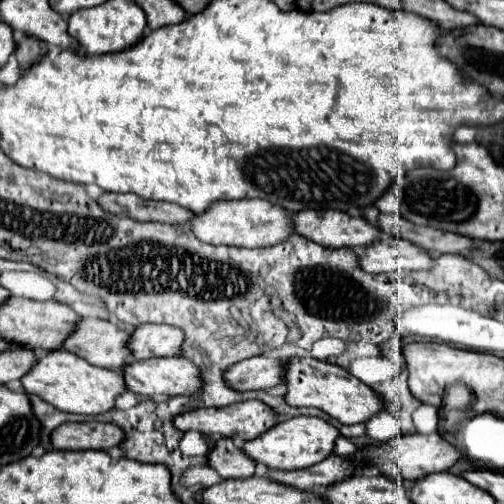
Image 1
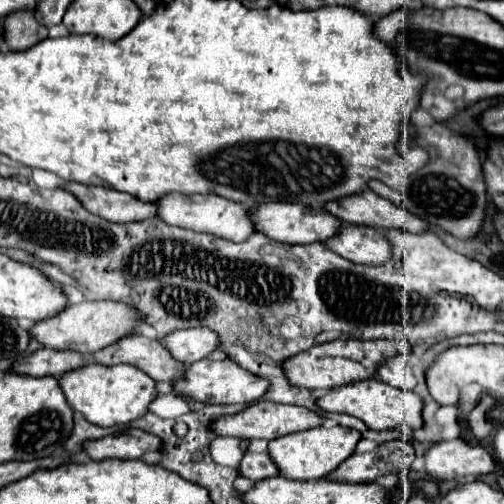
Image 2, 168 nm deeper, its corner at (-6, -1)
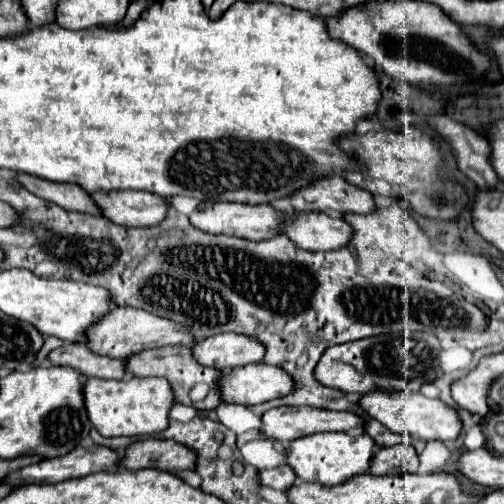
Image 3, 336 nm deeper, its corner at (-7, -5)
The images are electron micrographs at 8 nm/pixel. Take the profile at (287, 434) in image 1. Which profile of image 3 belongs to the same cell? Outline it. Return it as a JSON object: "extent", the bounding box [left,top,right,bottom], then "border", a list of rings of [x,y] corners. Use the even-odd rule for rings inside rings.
{"extent":[286,433,374,485],"border":[[[316,433],[306,435],[290,443],[286,461],[302,481],[318,481],[322,485],[340,485],[356,475],[364,475],[370,469],[374,457],[374,439],[366,433]]]}

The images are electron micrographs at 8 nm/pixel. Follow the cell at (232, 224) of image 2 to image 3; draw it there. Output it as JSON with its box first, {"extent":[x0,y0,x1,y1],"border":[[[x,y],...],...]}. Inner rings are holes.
{"extent":[90,191,168,227],"border":[[[100,191],[90,197],[100,207],[102,217],[126,227],[154,227],[168,211],[166,201],[148,191]]]}

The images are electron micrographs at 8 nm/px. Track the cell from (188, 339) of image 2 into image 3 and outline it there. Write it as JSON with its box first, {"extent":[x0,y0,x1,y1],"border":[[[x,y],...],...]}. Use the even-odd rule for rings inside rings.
{"extent":[192,333,266,371],"border":[[[220,333],[198,341],[192,351],[202,365],[228,371],[250,363],[260,363],[264,359],[266,347],[256,337],[242,333]]]}

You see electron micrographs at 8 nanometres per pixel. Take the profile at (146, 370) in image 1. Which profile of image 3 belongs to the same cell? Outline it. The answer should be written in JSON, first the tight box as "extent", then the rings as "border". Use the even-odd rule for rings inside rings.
{"extent":[220,363,296,405],"border":[[[252,363],[224,373],[220,379],[220,389],[224,393],[224,401],[228,403],[258,405],[294,393],[296,381],[274,365]]]}

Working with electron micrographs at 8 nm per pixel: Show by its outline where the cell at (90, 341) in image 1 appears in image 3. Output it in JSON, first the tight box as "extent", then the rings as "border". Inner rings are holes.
{"extent":[126,347,224,411],"border":[[[160,347],[160,349],[148,349],[148,351],[142,351],[142,353],[136,353],[132,357],[126,359],[126,365],[128,365],[128,373],[130,375],[136,375],[136,377],[166,377],[176,393],[176,401],[178,403],[184,403],[184,405],[194,405],[194,401],[190,399],[190,389],[196,385],[196,383],[206,383],[210,387],[210,393],[206,395],[206,399],[198,401],[198,411],[204,411],[204,409],[216,409],[220,407],[224,401],[222,401],[222,393],[220,393],[220,387],[218,387],[218,381],[222,377],[222,371],[220,369],[212,369],[212,367],[204,367],[200,365],[194,357],[192,357],[192,351],[188,347]]]}

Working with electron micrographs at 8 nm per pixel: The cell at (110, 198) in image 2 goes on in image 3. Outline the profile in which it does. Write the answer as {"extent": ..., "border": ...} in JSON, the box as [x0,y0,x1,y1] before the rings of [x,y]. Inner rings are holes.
{"extent":[14,173,100,215],"border":[[[16,173],[14,179],[30,193],[34,193],[46,201],[52,201],[52,203],[60,205],[62,209],[100,215],[100,209],[96,207],[92,197],[78,185],[54,183],[54,181],[48,181],[48,179],[36,177],[36,175],[28,175],[28,173]]]}

